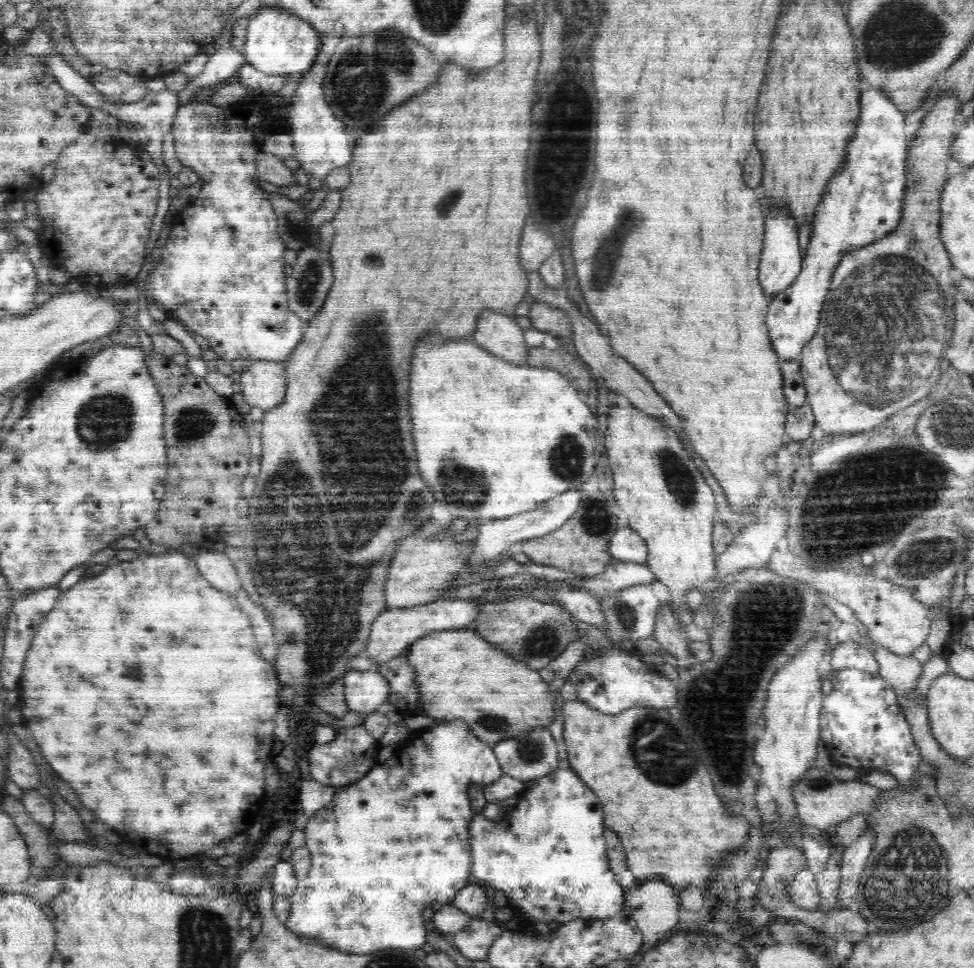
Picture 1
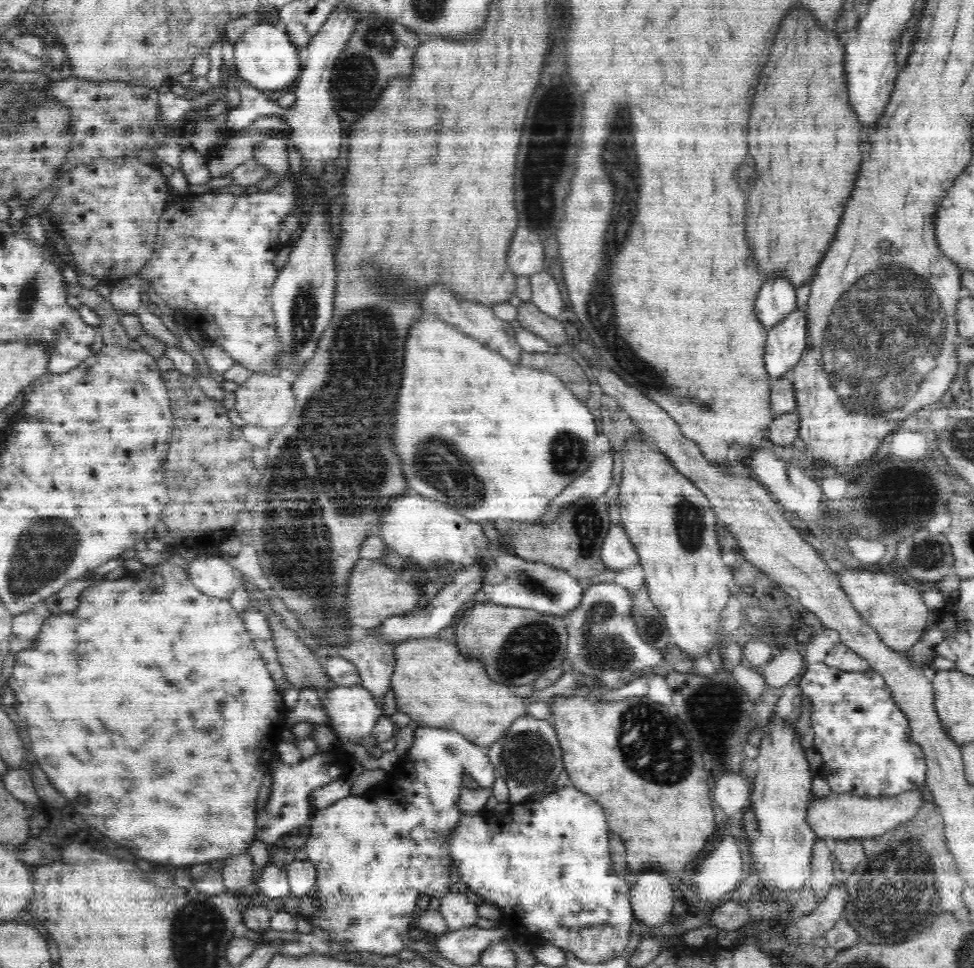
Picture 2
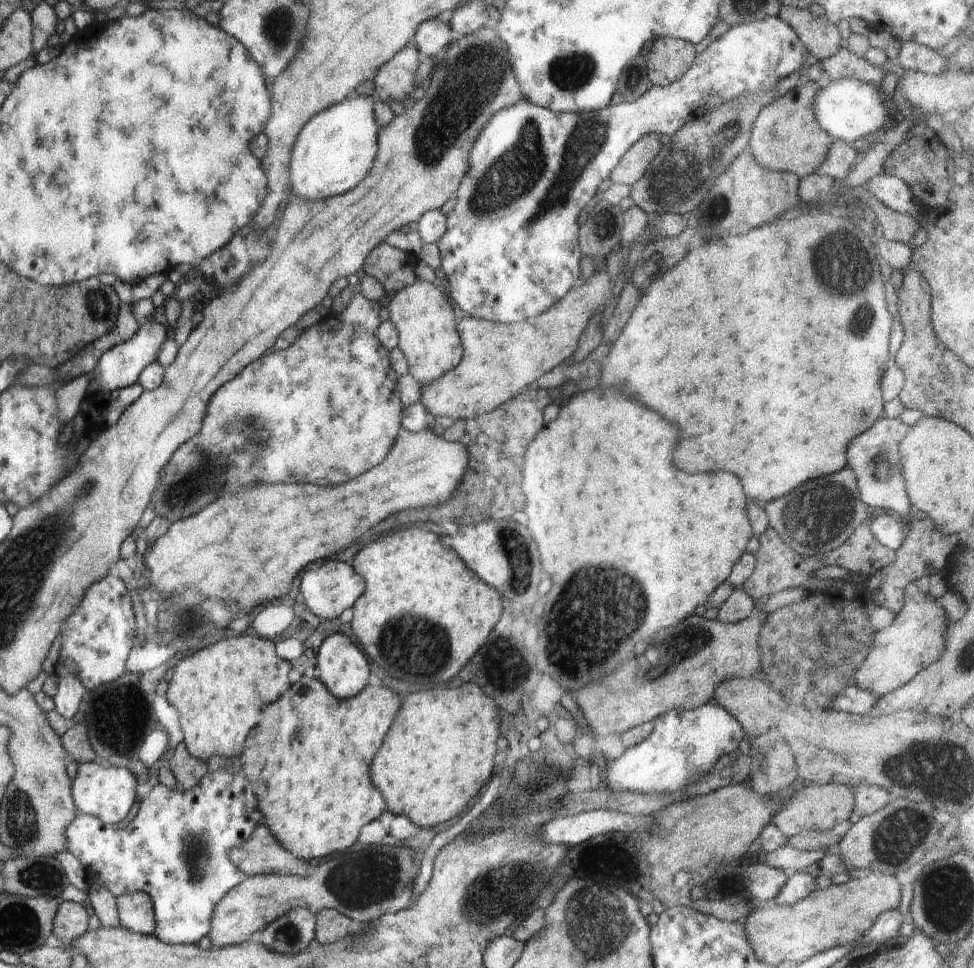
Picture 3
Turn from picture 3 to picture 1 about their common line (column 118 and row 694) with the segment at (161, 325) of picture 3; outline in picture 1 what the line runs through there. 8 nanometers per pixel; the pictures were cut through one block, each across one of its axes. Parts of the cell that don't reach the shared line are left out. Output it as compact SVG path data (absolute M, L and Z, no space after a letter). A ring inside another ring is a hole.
M350 669L342 682L347 710L364 718L377 712L389 700L389 681L377 670Z

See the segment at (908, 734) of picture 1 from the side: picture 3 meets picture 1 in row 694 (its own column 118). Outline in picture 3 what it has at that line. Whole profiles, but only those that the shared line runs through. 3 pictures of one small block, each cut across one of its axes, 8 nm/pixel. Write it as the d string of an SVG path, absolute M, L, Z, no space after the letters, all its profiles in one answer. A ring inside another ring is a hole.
M218 769L208 771L196 786L188 790L180 785L174 789L163 784L155 785L139 804L140 810L124 828L105 824L96 816L79 813L66 832L68 852L78 858L84 872L100 879L111 893L148 893L153 898L155 935L160 940L170 945L197 944L207 936L211 916L220 899L246 878L231 861L229 851L242 848L257 826L263 824L258 797L243 772L230 773L226 769Z

